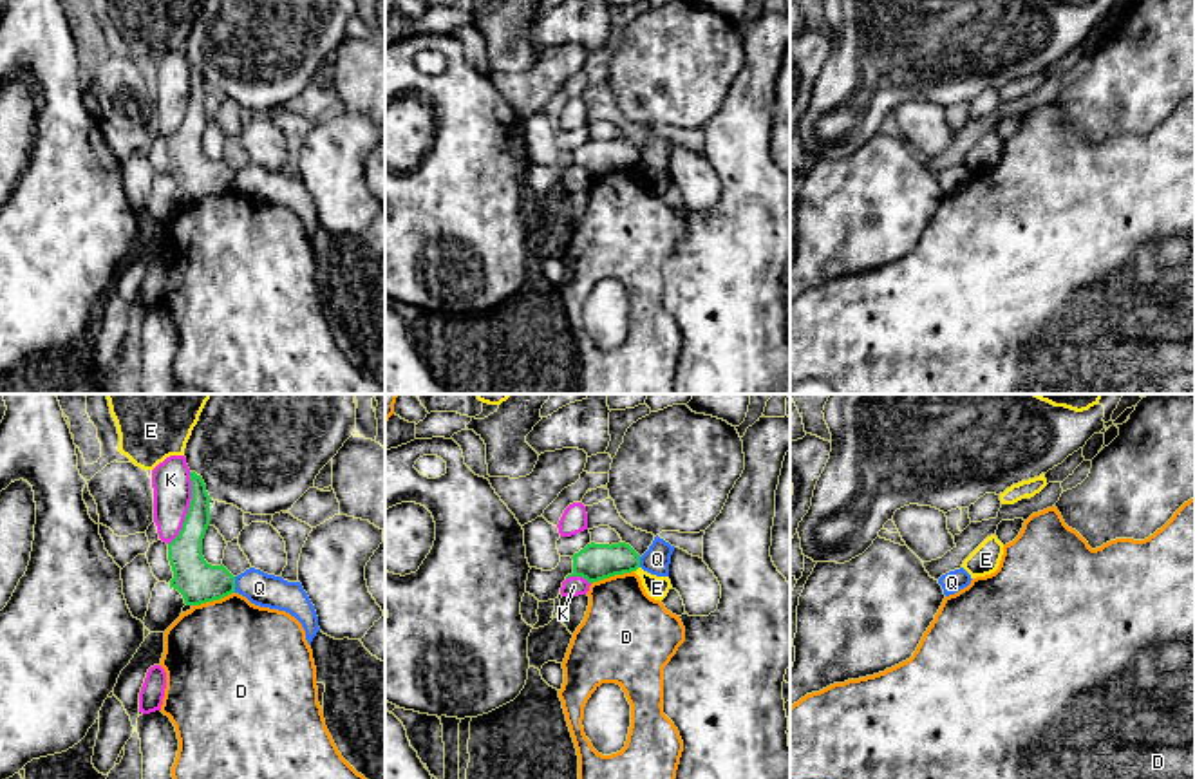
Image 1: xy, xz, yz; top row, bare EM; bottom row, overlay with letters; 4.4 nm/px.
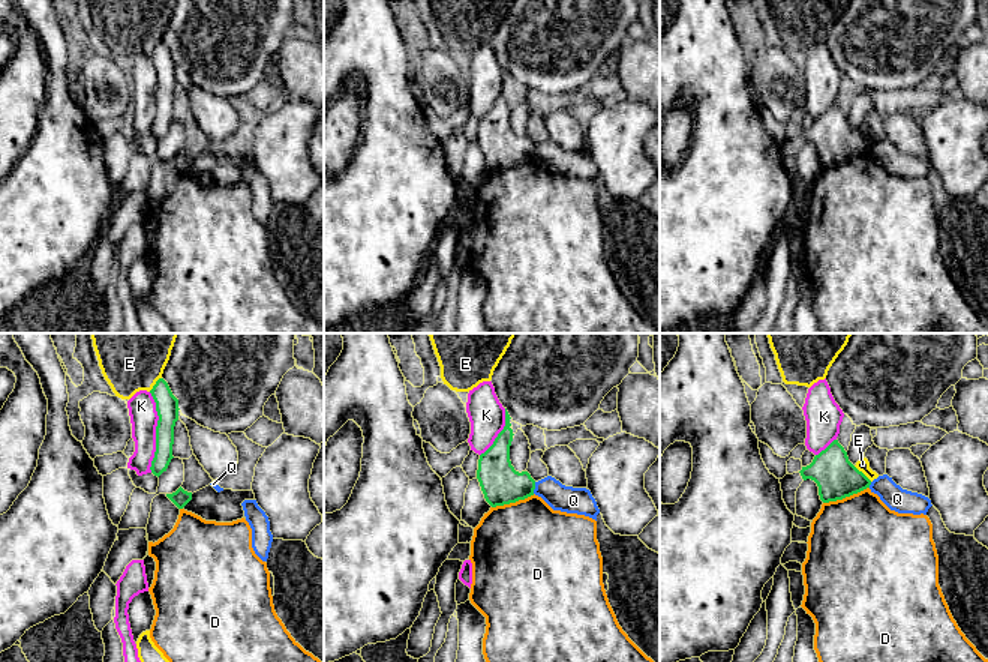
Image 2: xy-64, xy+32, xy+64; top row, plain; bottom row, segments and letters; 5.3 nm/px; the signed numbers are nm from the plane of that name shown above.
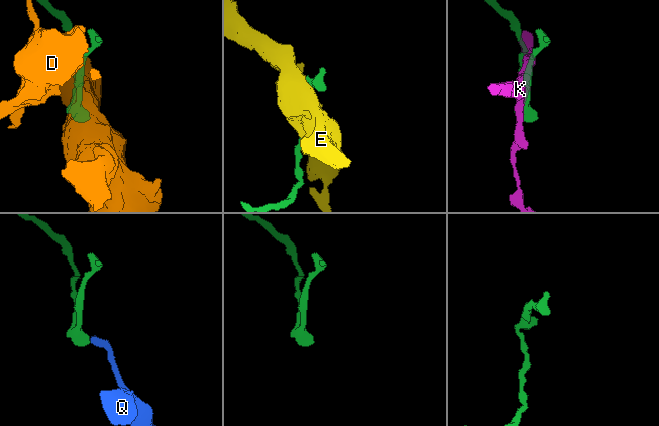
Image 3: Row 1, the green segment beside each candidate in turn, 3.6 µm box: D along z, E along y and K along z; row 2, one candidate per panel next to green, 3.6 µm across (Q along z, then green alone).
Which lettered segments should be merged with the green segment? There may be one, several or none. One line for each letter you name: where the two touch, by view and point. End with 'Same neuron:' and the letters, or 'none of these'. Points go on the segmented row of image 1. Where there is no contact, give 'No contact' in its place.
Same neuron: none of these

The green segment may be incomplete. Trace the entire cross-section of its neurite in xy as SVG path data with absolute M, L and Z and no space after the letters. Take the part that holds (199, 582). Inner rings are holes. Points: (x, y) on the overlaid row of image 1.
M190 472L192 501L179 535L168 544L168 560L174 571L170 587L177 589L186 605L201 605L235 593L235 577L221 564L212 566L202 557L202 539L210 526L210 495L201 475Z

